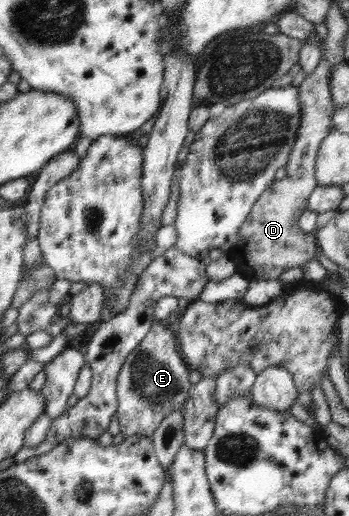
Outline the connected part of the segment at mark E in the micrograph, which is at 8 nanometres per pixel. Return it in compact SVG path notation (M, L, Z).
M156 322L149 333L139 342L137 348L127 356L117 376L116 415L123 437L131 435L153 436L161 421L173 411L183 411L185 397L189 395L191 369L180 355L176 330Z

